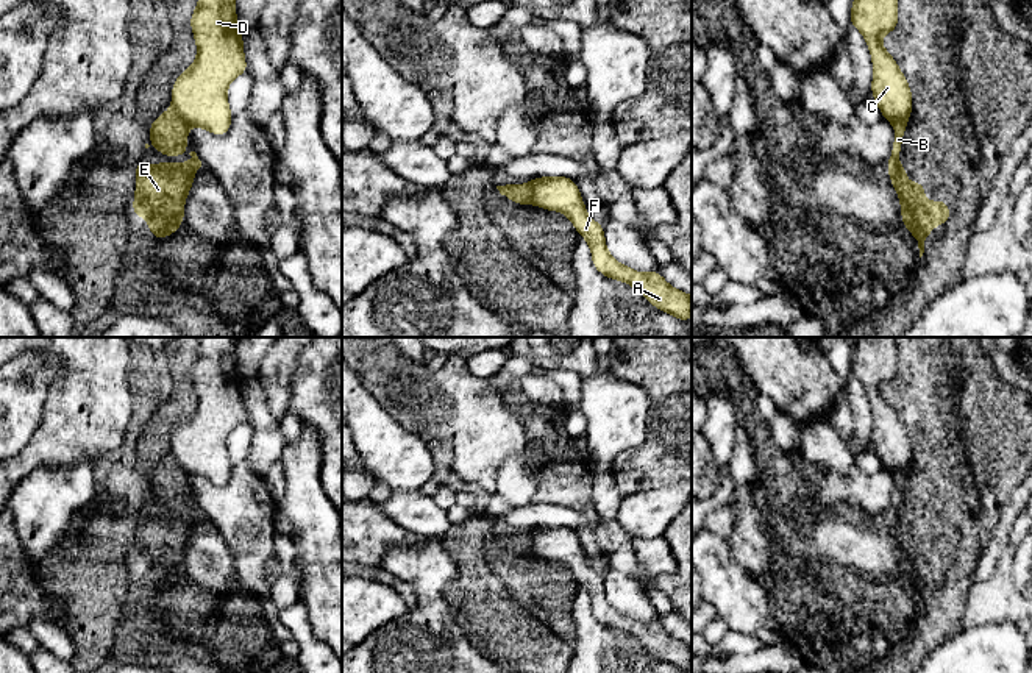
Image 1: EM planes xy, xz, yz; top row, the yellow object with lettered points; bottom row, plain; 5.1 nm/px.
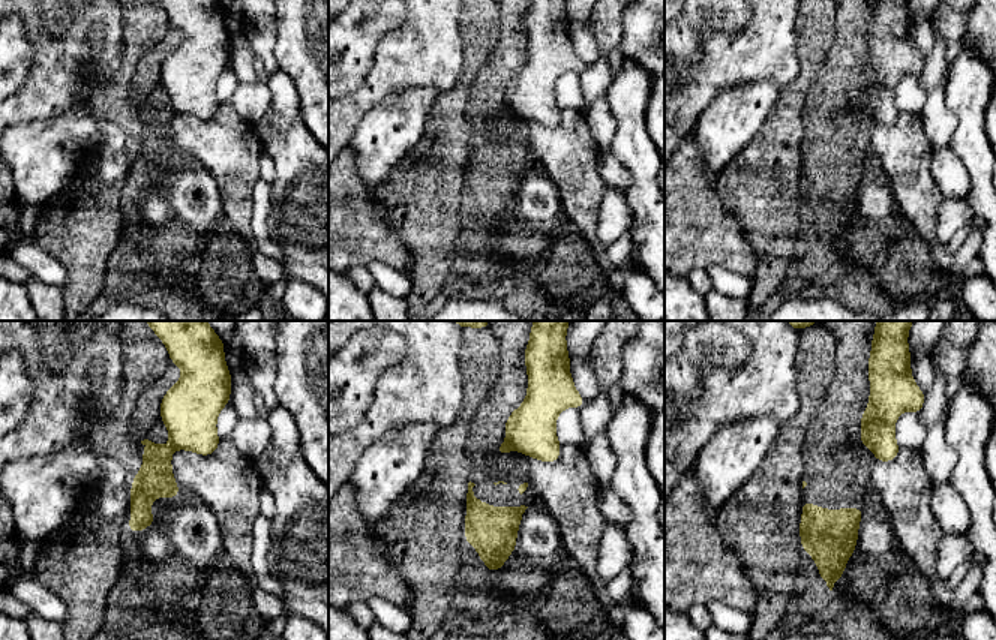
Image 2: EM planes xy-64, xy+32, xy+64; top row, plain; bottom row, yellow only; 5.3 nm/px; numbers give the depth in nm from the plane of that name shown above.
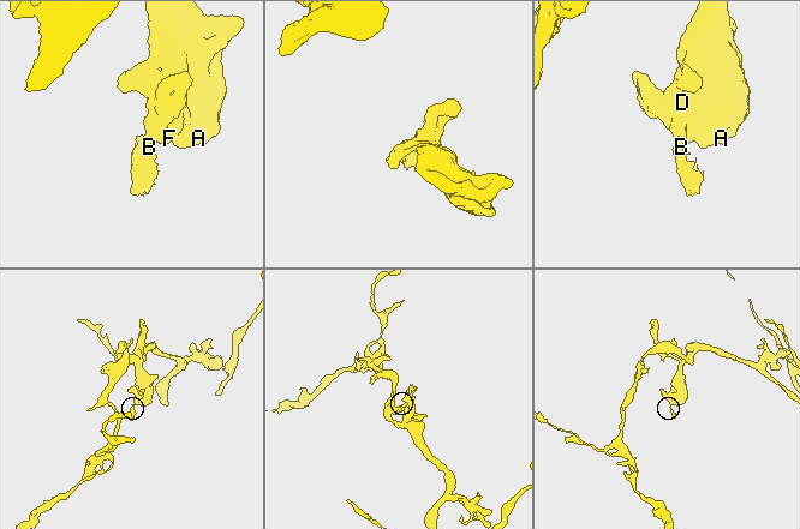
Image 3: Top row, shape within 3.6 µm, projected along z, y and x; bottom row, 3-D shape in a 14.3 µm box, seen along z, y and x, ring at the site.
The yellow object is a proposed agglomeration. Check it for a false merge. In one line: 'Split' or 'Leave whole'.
Split

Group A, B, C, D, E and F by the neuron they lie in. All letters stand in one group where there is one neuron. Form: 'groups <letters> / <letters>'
groups A C D F / B E

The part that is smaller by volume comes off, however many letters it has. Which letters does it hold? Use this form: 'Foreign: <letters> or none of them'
Foreign: B, E

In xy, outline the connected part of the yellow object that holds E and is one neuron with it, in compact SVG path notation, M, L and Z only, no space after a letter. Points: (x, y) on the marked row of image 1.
M195 151L189 164L141 164L136 162L134 215L148 220L155 239L173 234L183 225L184 200L201 167Z

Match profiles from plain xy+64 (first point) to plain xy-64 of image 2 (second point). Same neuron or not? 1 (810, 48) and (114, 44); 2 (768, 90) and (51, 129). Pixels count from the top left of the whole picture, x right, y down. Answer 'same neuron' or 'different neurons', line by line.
1: different neurons
2: same neuron

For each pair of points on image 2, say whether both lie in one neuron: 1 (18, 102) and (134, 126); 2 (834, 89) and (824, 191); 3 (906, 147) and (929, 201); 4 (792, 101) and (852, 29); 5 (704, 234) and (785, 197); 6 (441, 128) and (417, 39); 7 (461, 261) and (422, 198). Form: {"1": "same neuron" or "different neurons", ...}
{"1": "different neurons", "2": "same neuron", "3": "same neuron", "4": "different neurons", "5": "different neurons", "6": "different neurons", "7": "different neurons"}

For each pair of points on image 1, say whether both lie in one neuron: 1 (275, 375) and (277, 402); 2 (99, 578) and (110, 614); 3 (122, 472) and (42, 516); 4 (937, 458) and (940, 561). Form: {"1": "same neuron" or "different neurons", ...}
{"1": "same neuron", "2": "same neuron", "3": "different neurons", "4": "same neuron"}

